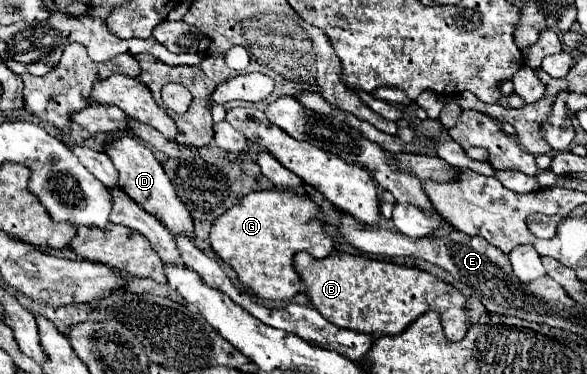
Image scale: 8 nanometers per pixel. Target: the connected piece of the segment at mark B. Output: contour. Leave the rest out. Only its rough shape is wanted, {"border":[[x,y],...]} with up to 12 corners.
{"border":[[299,252],[311,304],[335,326],[401,334],[441,314],[467,334],[467,298],[419,268]]}

